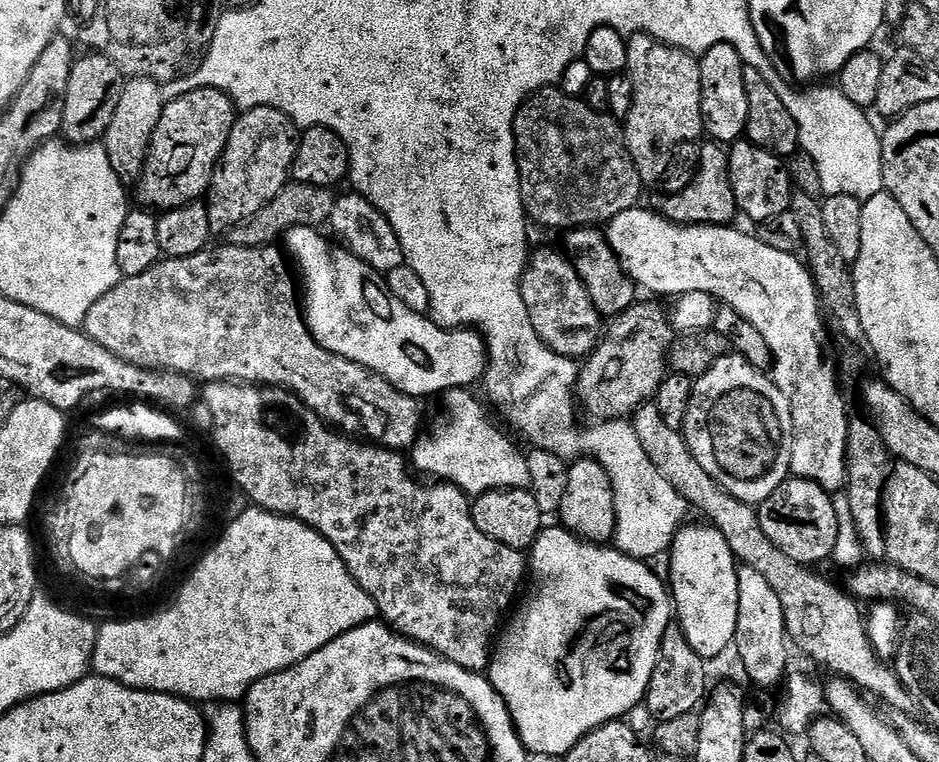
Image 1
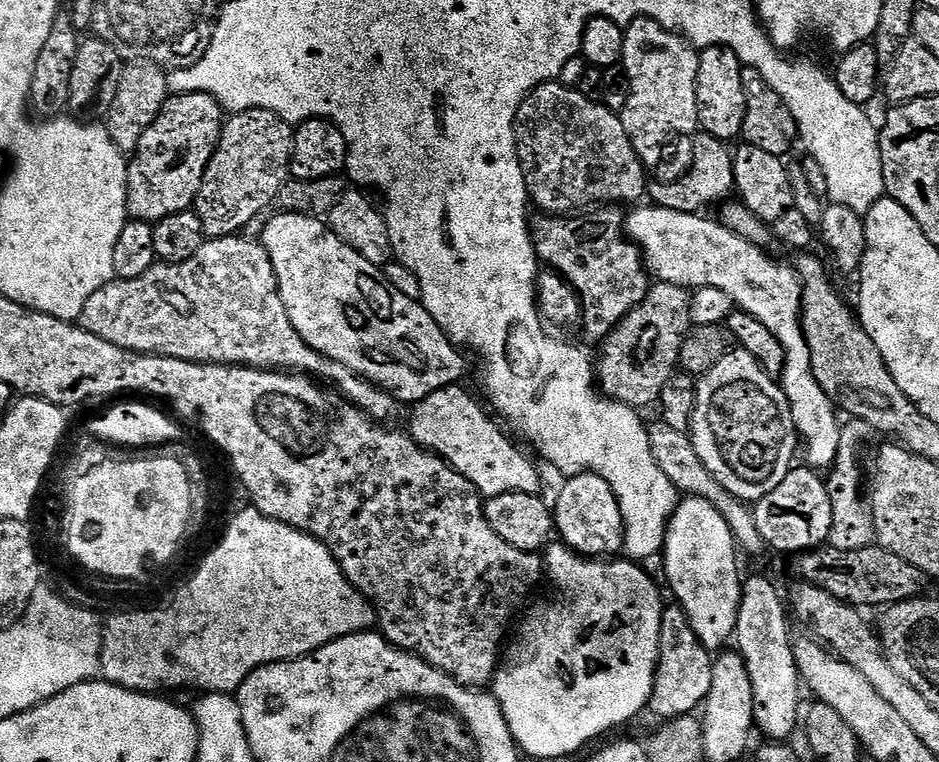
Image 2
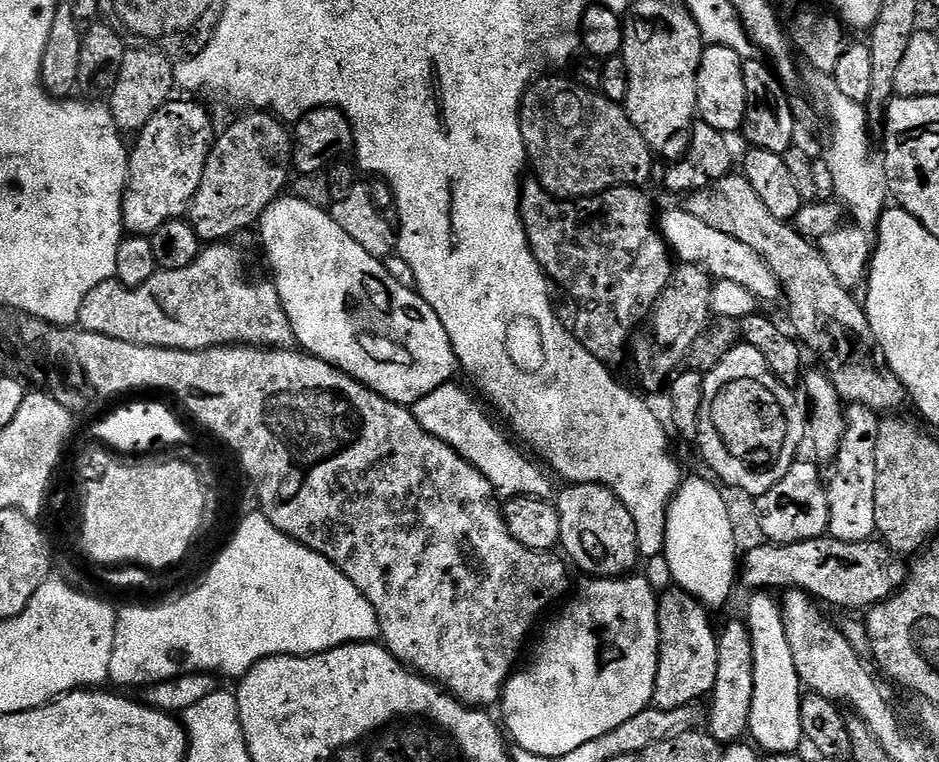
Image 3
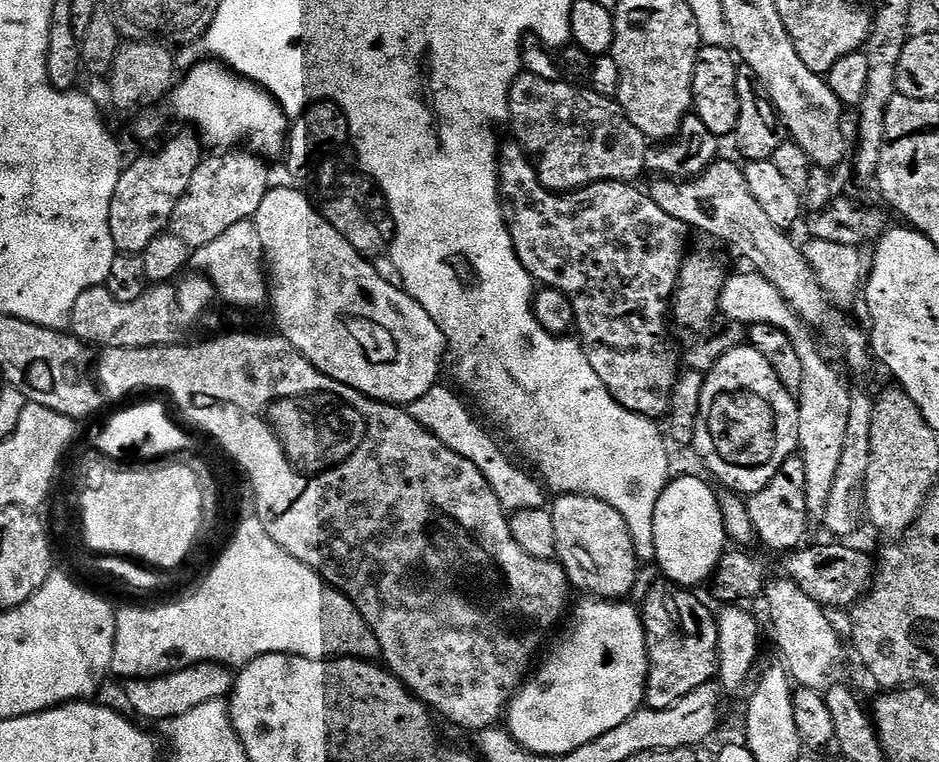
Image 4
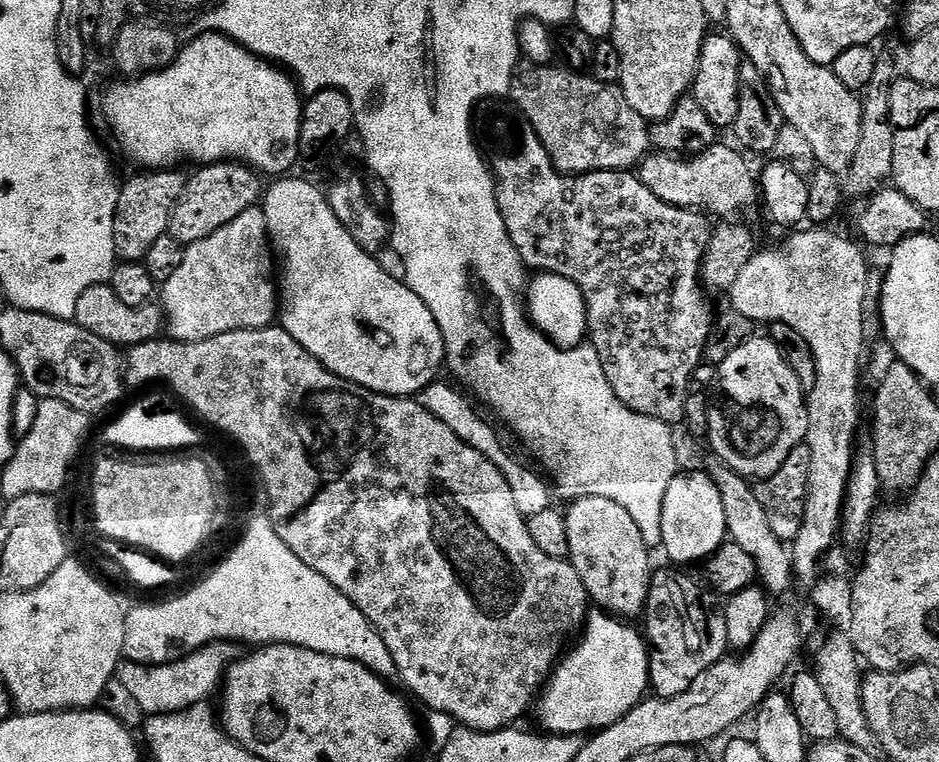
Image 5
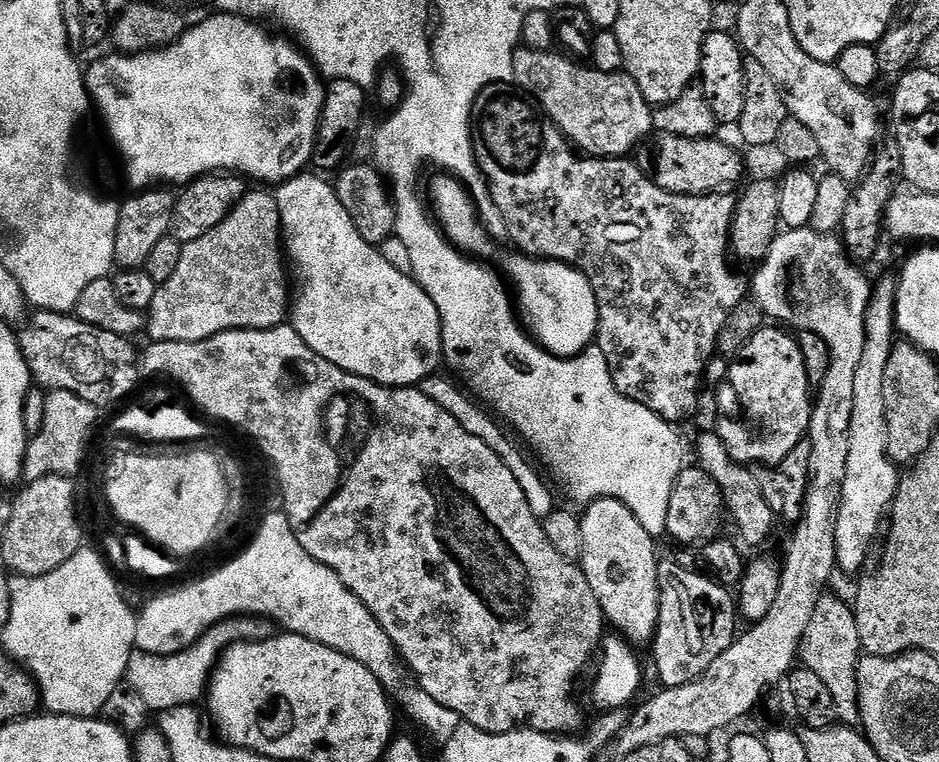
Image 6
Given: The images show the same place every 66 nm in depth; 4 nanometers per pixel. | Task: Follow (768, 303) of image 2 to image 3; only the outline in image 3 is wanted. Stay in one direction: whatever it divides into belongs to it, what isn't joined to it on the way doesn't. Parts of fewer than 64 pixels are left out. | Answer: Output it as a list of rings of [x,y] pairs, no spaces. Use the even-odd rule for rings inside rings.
[[[686,210],[668,212],[661,220],[659,217],[658,228],[671,255],[680,264],[696,264],[717,281],[736,282],[738,286],[750,290],[757,301],[781,299],[782,286],[770,266],[766,266],[766,262],[762,262],[762,258],[758,258],[758,254],[754,254],[750,246],[742,246],[742,242],[730,238],[730,234],[722,234],[722,230],[706,226],[706,222],[694,218],[694,214]]]

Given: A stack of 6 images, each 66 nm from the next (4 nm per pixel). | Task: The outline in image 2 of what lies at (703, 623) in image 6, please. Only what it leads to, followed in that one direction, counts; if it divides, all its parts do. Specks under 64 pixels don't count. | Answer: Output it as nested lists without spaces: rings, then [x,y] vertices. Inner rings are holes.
[[[680,606],[665,607],[660,623],[660,659],[656,661],[656,677],[648,699],[647,711],[661,716],[661,721],[691,716],[703,705],[710,692],[714,656],[698,638],[691,618]]]

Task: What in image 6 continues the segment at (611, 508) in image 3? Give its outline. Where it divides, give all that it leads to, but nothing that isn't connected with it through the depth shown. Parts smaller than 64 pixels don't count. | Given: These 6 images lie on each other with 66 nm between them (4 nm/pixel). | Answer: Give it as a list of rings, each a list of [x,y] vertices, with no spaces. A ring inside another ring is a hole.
[[[594,500],[583,509],[584,516],[580,522],[580,555],[578,566],[584,571],[586,582],[602,610],[605,621],[617,628],[619,635],[629,645],[651,645],[656,636],[656,626],[660,623],[662,605],[660,602],[660,585],[662,572],[656,569],[657,541],[636,521],[632,512],[620,500]]]

